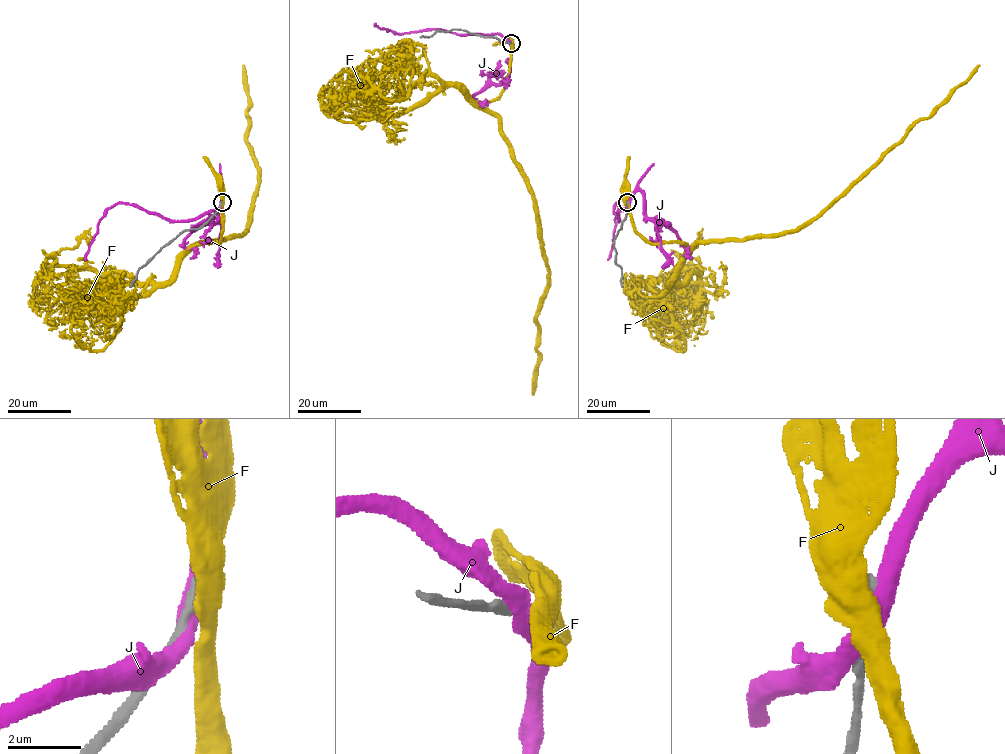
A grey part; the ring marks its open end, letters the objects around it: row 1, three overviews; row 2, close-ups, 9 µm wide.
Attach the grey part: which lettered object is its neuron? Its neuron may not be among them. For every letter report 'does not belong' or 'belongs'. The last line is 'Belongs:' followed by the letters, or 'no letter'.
F: does not belong
J: does not belong
Belongs: no letter

